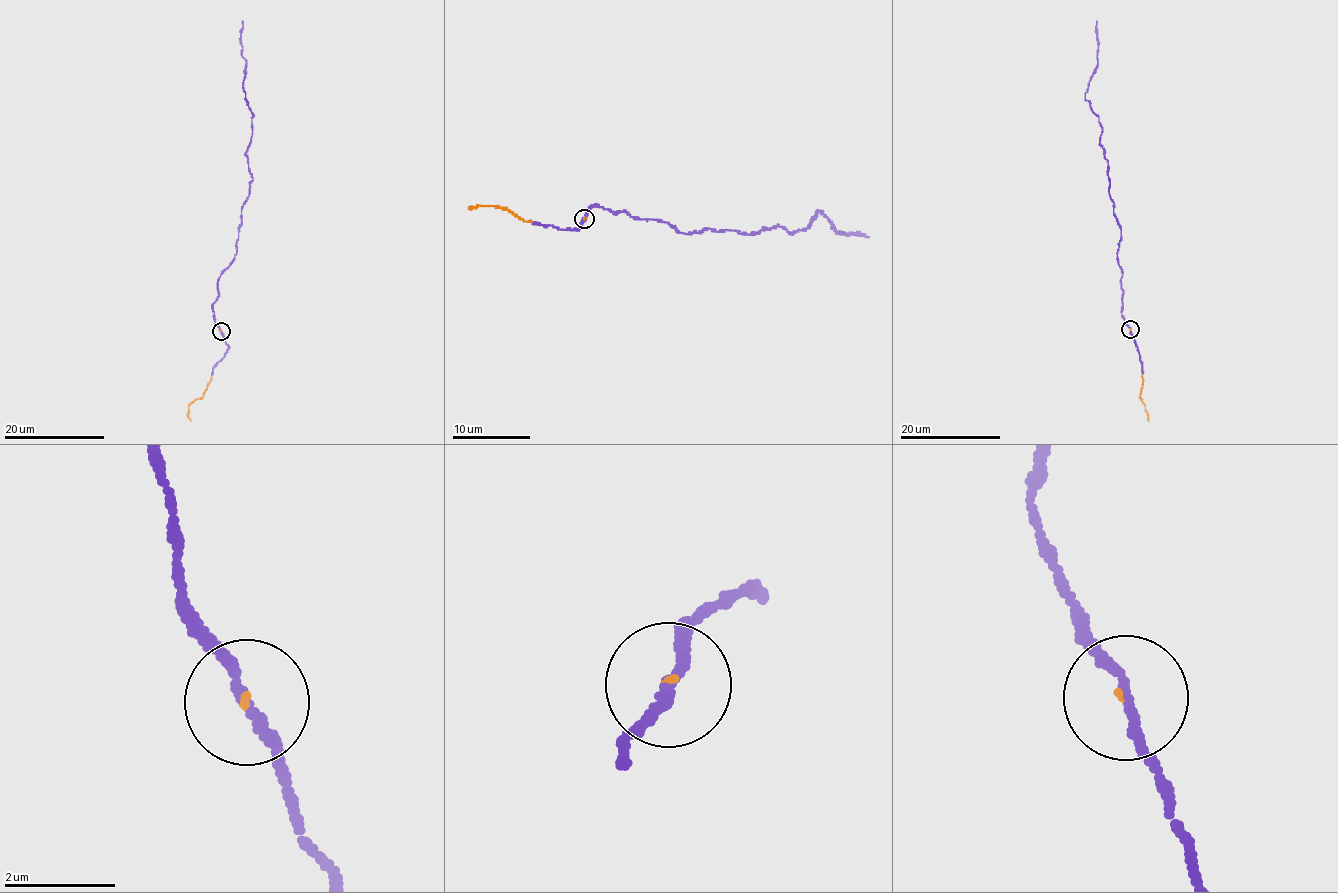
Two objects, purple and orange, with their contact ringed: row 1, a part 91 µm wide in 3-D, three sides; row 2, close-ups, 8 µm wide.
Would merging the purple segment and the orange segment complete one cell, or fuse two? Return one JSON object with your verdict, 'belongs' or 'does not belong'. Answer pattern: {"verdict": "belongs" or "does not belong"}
{"verdict": "belongs"}

